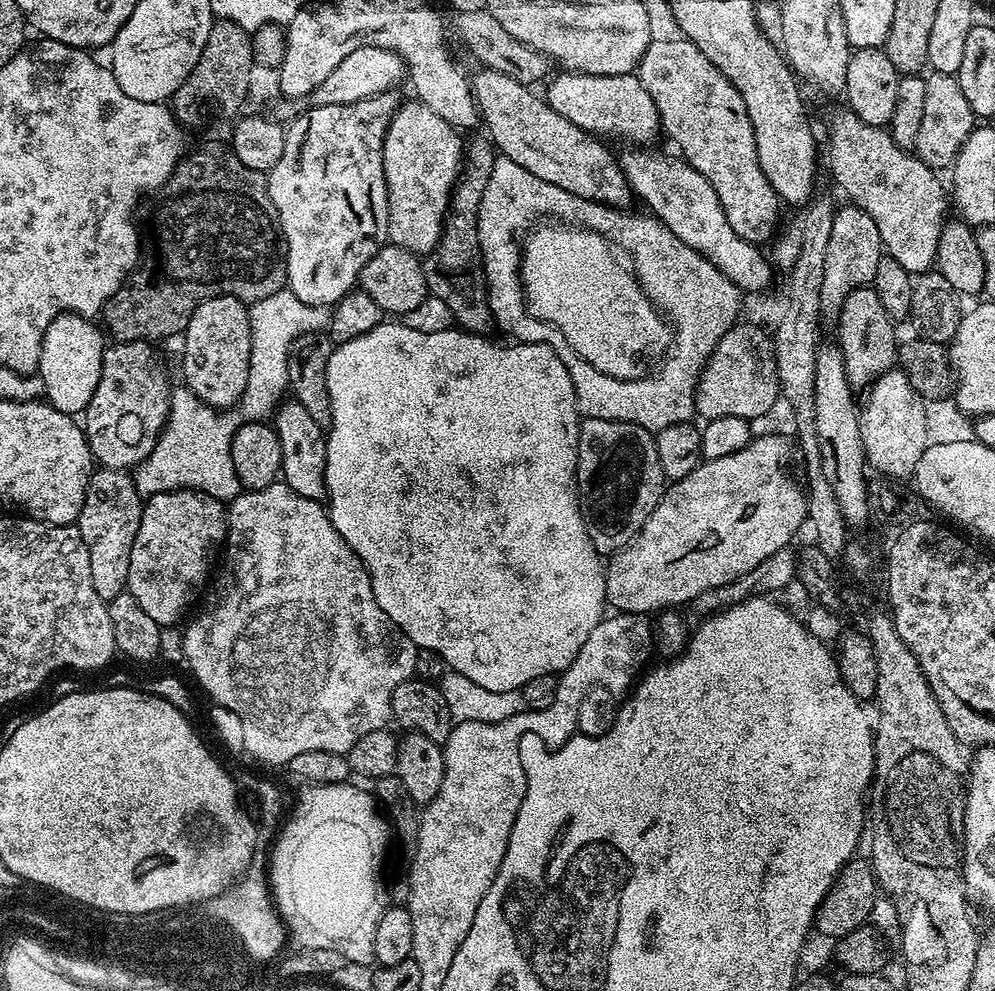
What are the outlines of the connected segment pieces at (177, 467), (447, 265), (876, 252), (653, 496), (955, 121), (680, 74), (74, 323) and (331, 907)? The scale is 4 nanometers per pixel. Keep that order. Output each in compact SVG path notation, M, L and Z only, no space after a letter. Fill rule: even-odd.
M281 290L261 300L251 301L248 317L250 370L246 388L238 401L241 417L232 412L236 410L217 410L213 405L203 404L186 386L173 387L168 421L160 431L154 450L134 469L136 489L141 497L173 492L179 488L194 488L221 502L231 502L240 495L242 487L231 462L232 435L242 421L267 421L275 413L288 388L286 362L294 338L303 332L327 329L330 312L327 307L307 304L292 292Z
M487 139L467 141L460 174L456 178L452 196L448 200L444 230L440 233L440 240L433 246L432 251L422 260L429 293L446 302L453 321L463 331L477 334L487 333L489 331L487 328L491 324L493 327L494 324L494 308L493 305L492 308L488 305L489 289L486 287L486 272L482 267L476 215L482 190L486 190L486 182L490 182L490 170L497 155L495 147Z
M851 202L845 205L845 208L840 206L835 209L829 242L826 244L820 290L820 312L824 314L839 312L842 302L855 288L871 285L882 255L880 235L878 226L874 226L874 218L870 218L870 214Z
M584 418L576 447L576 494L586 534L601 554L619 552L660 501L666 477L655 449L656 437L647 428L606 418Z
M929 71L924 76L924 101L922 102L922 120L918 122L918 136L914 145L914 155L927 168L933 170L947 169L955 160L961 143L972 132L978 118L970 110L970 102L966 102L962 94L962 86L958 86L955 76Z
M683 38L674 41L652 41L648 49L640 56L638 75L642 86L646 86L646 94L650 96L656 113L659 116L663 135L669 136L680 147L679 155L714 186L714 194L718 194L718 202L722 202L722 210L726 214L726 222L738 234L738 238L746 238L750 243L760 246L763 240L771 241L774 236L772 227L776 224L776 215L782 209L782 201L777 196L774 186L762 174L762 166L758 162L758 150L754 146L754 130L750 126L750 118L746 114L746 102L742 102L742 94L731 82L694 46Z
M62 312L51 320L43 335L37 375L43 382L47 403L71 416L78 416L93 397L101 378L101 360L106 340L103 331L91 319L74 312Z
M352 782L308 784L304 788L298 796L289 820L287 817L286 823L279 829L278 835L271 845L273 848L272 866L270 862L270 889L275 906L279 909L279 913L283 917L283 923L286 925L292 940L304 939L307 947L312 949L334 950L335 953L342 954L342 957L350 963L371 965L376 959L374 954L374 930L378 930L378 918L382 918L384 909L389 903L388 888L384 885L384 859L388 856L388 836L390 840L389 821L381 812L375 795L369 789L366 791L352 785Z

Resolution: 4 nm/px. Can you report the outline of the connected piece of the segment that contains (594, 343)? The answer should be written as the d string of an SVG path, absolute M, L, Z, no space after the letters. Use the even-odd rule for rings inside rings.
M568 222L541 224L522 244L524 307L536 320L551 324L594 370L619 380L639 380L649 371L648 360L663 357L670 343L669 321L648 301L635 275L612 257L604 236Z

